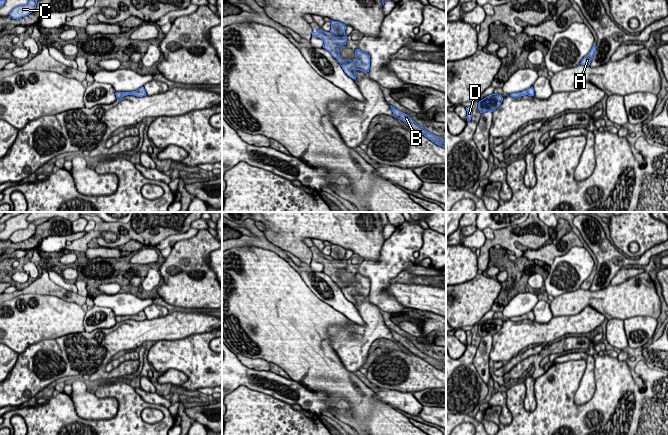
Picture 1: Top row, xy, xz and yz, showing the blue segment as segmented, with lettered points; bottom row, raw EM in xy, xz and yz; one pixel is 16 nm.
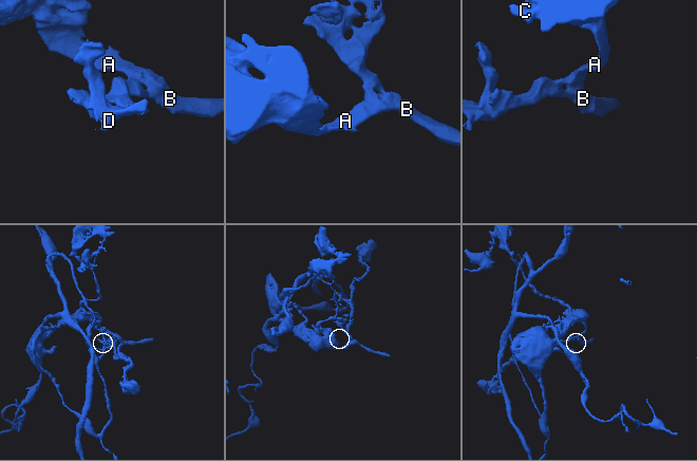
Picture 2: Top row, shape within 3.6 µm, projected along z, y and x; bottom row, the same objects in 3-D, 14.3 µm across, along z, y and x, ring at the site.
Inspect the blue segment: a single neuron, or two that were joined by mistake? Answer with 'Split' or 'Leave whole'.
Leave whole

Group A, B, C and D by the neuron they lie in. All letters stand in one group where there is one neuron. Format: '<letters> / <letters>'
A B C D

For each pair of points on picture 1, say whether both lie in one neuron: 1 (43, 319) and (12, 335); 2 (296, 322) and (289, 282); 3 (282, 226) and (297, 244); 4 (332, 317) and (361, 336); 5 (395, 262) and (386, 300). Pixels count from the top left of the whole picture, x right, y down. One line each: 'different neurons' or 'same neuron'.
1: same neuron
2: same neuron
3: same neuron
4: different neurons
5: same neuron

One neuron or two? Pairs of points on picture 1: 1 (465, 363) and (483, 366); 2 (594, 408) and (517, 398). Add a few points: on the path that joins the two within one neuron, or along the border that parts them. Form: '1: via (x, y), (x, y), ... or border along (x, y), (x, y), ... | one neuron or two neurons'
1: border along (477, 346), (473, 365), (480, 378), (486, 384) | two neurons
2: via (573, 416), (530, 416) | one neuron

